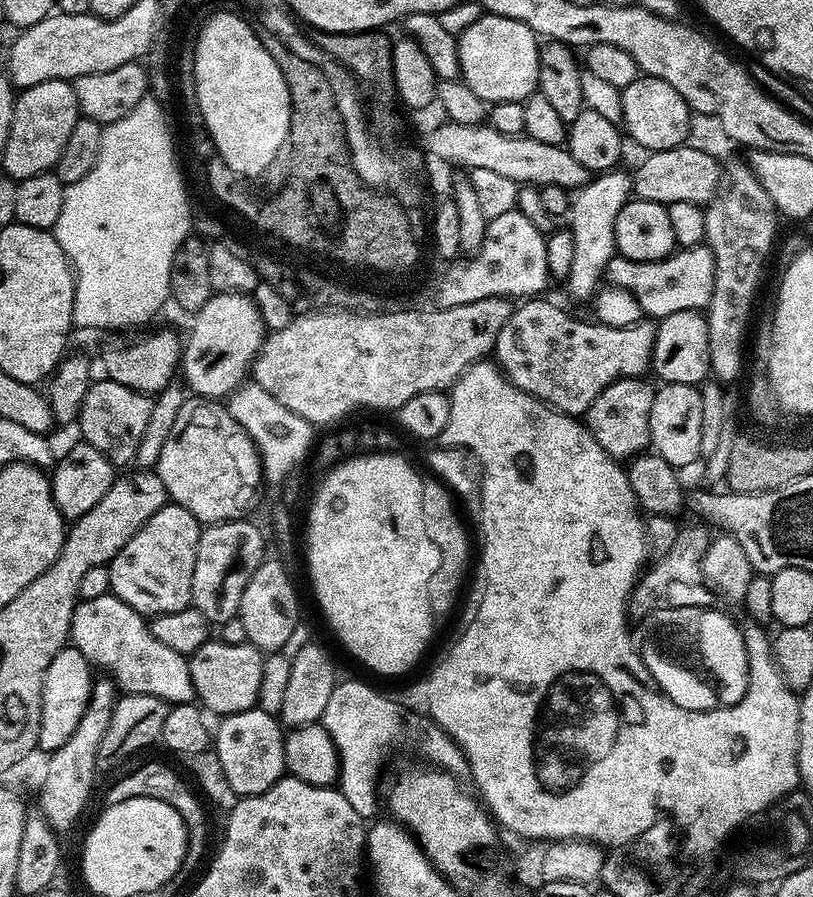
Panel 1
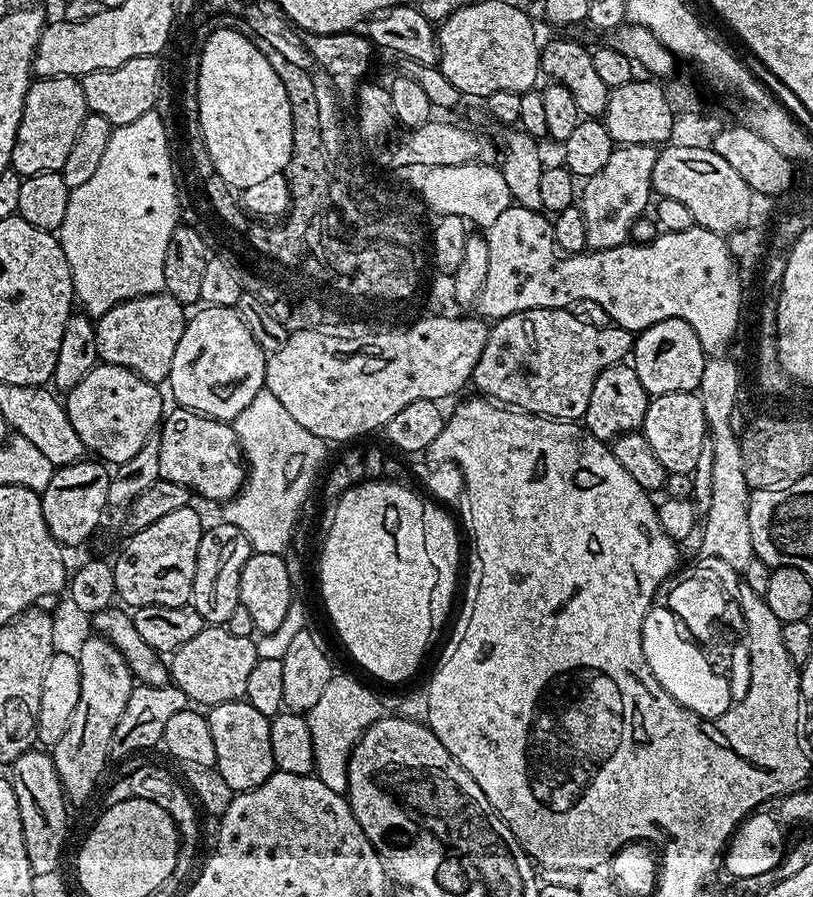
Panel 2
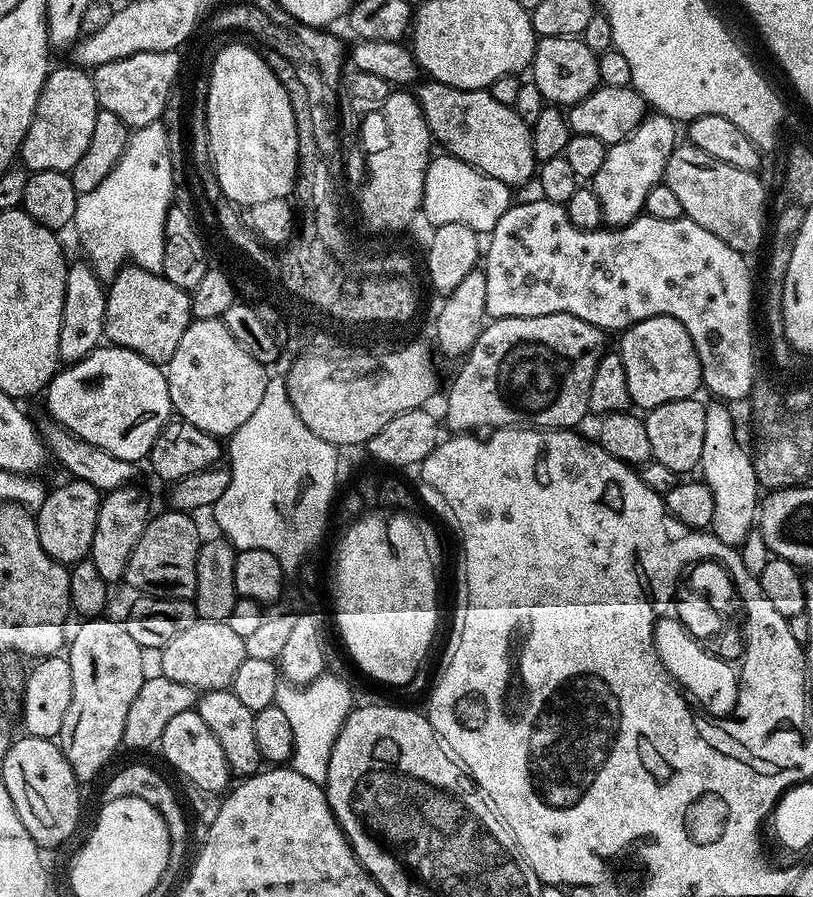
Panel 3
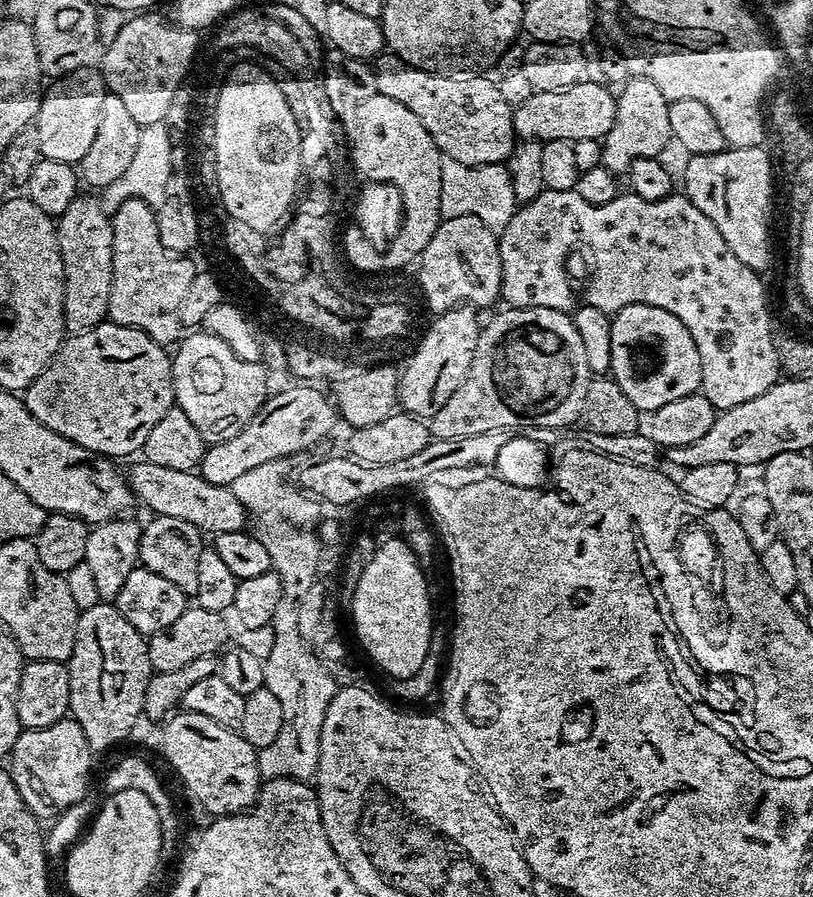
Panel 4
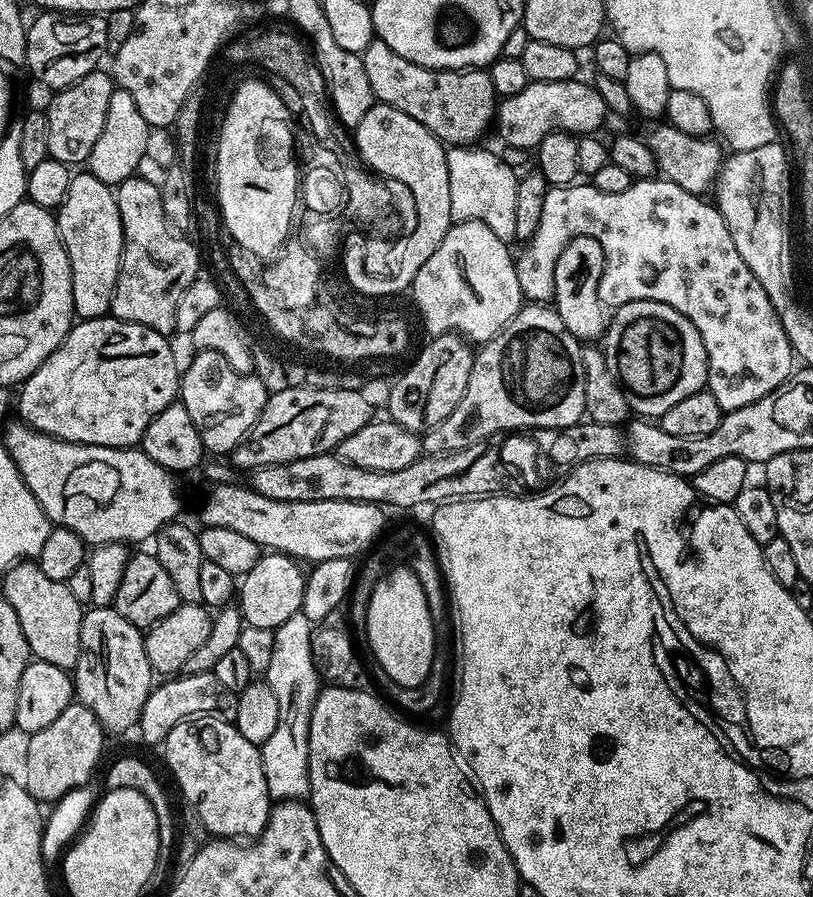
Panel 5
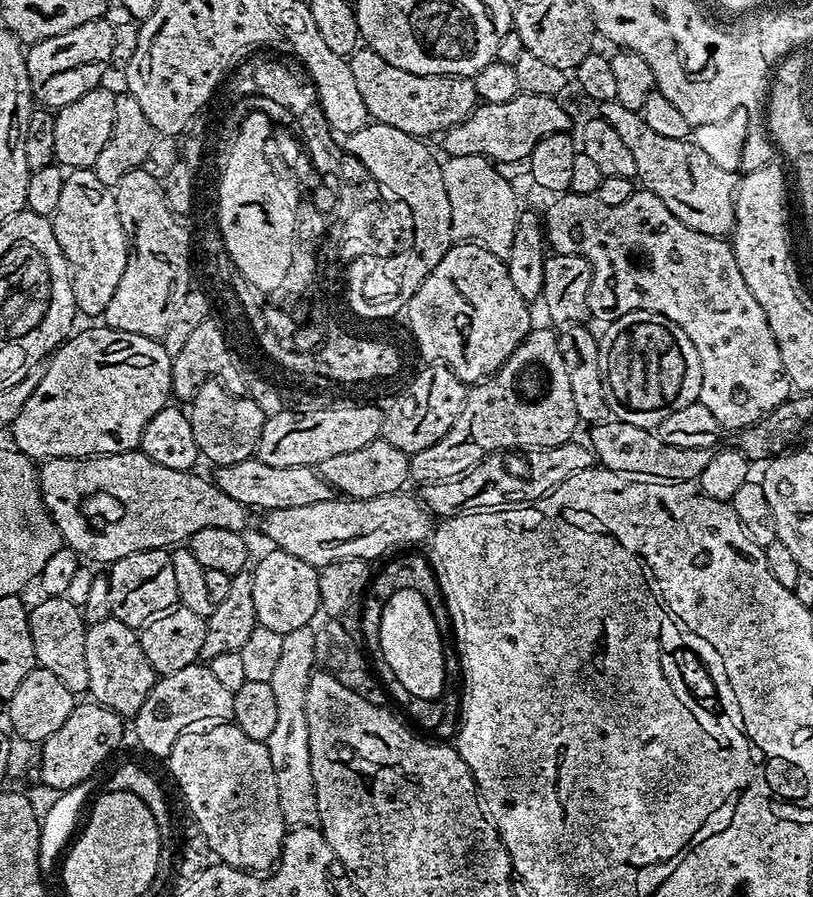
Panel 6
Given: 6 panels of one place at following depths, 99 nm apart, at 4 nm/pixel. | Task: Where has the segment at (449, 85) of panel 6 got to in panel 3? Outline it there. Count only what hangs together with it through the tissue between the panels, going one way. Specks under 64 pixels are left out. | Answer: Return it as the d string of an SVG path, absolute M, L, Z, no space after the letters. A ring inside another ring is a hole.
M435 82L424 83L428 84L421 83L414 95L420 102L433 141L439 147L441 144L447 155L456 156L490 178L498 178L498 182L512 190L537 175L538 161L532 145L532 129L525 120L518 118L513 105L497 102L483 88L462 90Z

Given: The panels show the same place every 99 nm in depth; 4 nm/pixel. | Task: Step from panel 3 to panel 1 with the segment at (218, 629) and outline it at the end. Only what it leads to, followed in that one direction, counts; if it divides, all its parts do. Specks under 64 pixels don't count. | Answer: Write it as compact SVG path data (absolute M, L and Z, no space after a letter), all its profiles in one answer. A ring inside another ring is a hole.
M210 638L193 656L188 657L196 700L208 712L212 711L216 718L257 707L258 686L262 686L264 657L265 653L250 643L231 644L219 638Z

